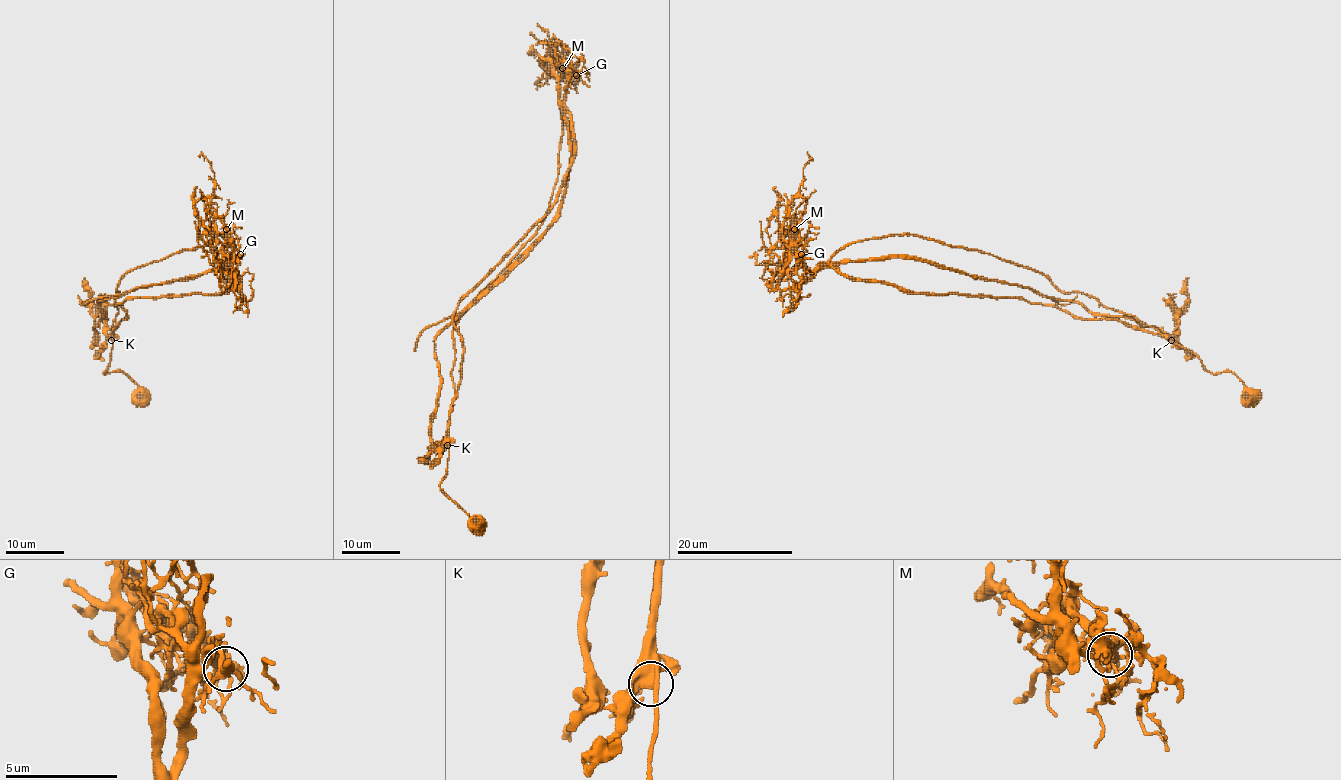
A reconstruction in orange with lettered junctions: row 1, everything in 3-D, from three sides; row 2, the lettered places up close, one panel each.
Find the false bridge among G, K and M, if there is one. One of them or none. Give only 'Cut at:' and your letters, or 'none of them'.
Cut at: M

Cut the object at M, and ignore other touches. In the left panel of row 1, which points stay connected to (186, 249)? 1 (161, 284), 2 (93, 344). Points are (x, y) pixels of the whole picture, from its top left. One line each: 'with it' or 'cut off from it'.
1: cut off from it
2: cut off from it

